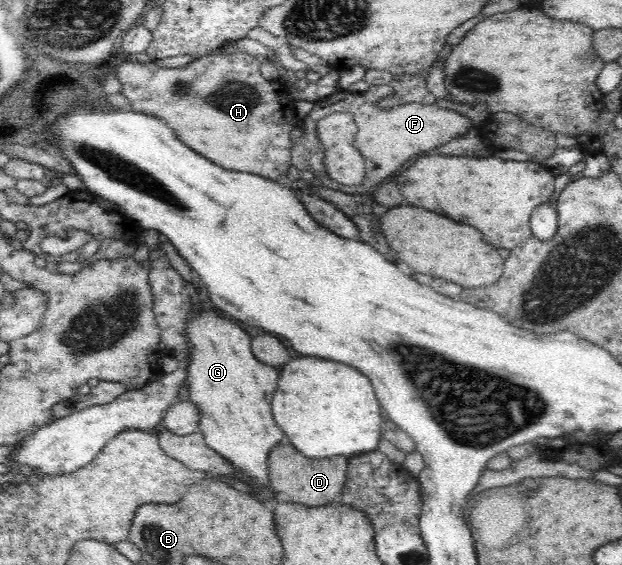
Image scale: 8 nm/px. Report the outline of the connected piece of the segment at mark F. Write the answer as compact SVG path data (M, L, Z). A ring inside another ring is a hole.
M372 85L364 93L350 92L340 89L332 96L322 101L315 102L312 111L302 120L305 127L302 137L293 143L291 153L291 165L297 167L301 172L313 171L324 175L322 181L324 186L347 193L348 195L370 194L375 188L386 181L392 173L396 173L404 161L408 161L414 155L430 154L438 146L448 143L452 137L466 133L472 127L471 120L454 110L437 107L435 104L421 104L418 102L403 103L391 108L380 108L378 101L395 93L391 85ZM334 112L348 112L353 115L357 125L354 145L361 151L366 164L366 173L362 185L342 185L332 181L323 163L324 146L317 136L317 123L328 114Z

